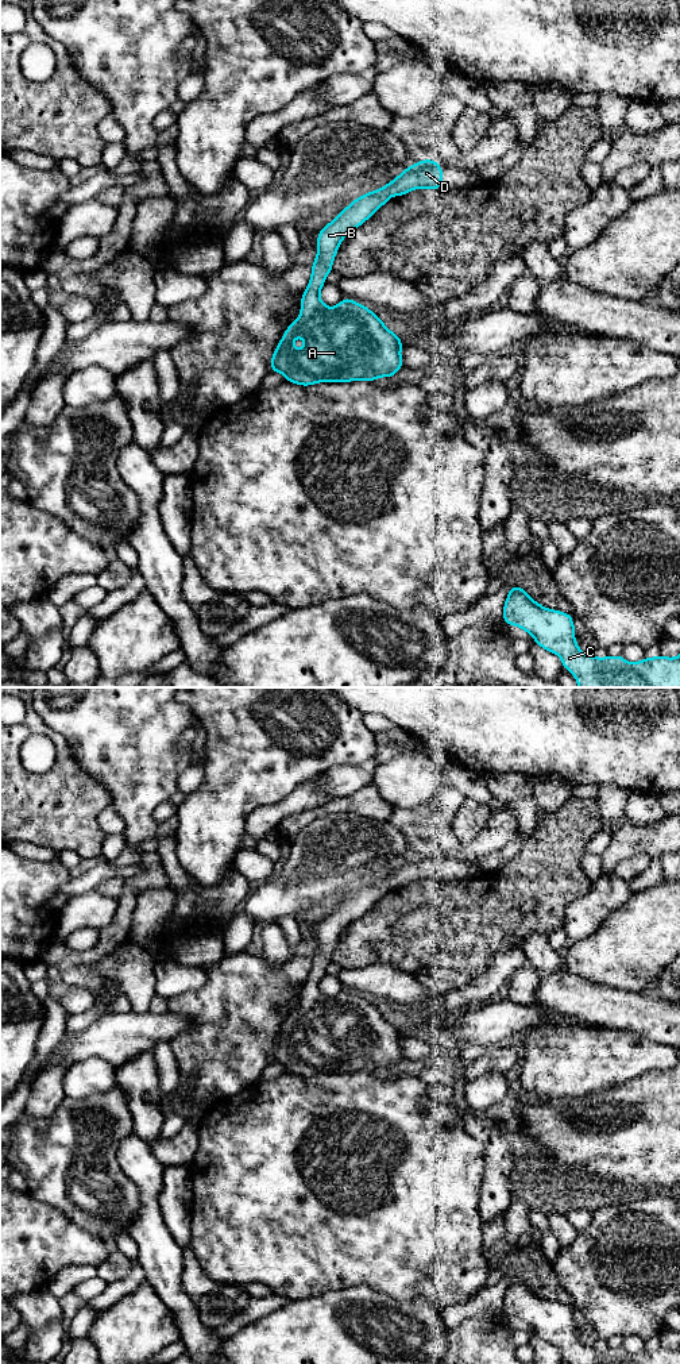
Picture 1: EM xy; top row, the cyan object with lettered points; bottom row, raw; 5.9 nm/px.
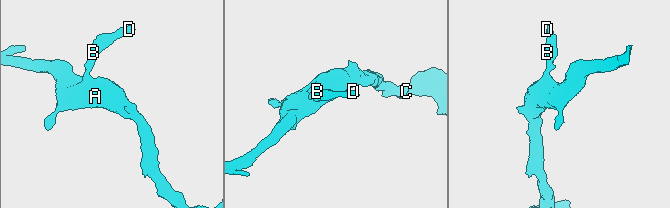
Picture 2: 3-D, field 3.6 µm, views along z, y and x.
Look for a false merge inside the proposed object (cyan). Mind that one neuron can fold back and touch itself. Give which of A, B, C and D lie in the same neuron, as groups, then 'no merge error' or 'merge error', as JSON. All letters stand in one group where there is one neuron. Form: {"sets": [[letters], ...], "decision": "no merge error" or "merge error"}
{"sets": [["A", "B", "C", "D"]], "decision": "no merge error"}

